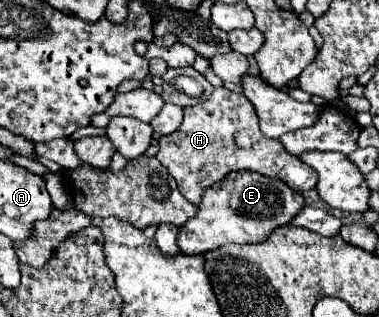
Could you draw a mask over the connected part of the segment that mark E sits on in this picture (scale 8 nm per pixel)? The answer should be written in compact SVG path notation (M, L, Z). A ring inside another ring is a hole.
M233 173L235 179L223 185L217 183L203 195L199 203L199 213L179 227L177 245L185 255L203 255L211 249L237 243L237 245L255 245L265 241L277 227L289 225L293 217L305 207L301 193L293 191L285 181L271 179L261 173Z

